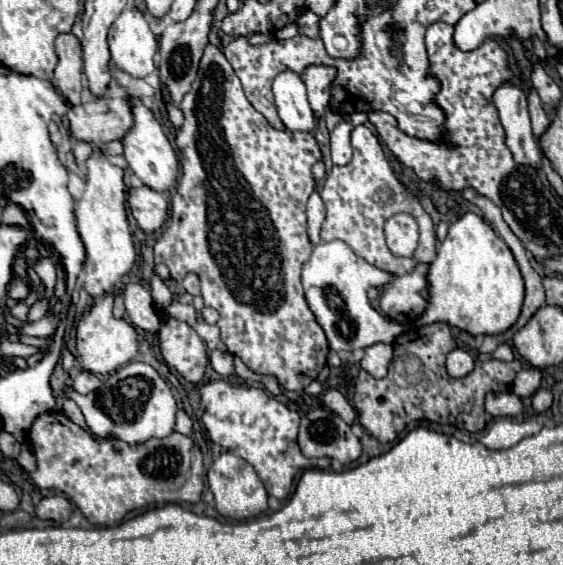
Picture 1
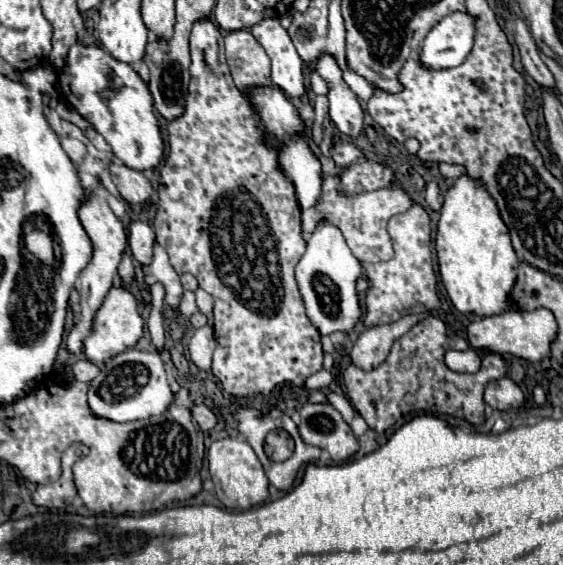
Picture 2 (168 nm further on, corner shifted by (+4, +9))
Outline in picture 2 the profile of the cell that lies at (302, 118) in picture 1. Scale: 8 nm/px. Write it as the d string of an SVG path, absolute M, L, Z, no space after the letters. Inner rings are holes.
M264 18L252 26L250 32L272 60L272 82L280 86L288 98L304 96L302 58L298 56L288 32L280 26L280 20Z

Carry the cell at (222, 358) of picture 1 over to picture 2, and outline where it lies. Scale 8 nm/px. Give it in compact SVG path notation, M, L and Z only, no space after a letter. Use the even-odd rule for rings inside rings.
M202 326L194 330L194 336L190 338L190 344L188 344L188 352L190 352L190 360L198 366L198 370L204 370L204 372L210 370L214 346L216 346L216 340L214 340L212 326Z

